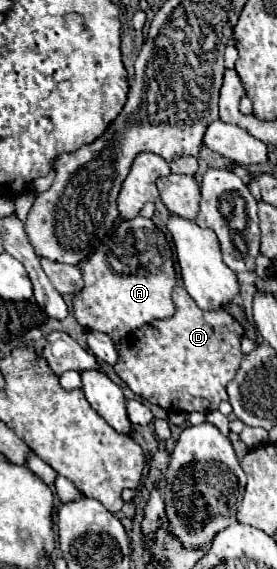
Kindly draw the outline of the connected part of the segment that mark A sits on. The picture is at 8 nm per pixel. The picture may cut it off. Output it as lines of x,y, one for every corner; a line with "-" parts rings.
136,216
132,220
118,222
112,236
82,264
82,276
84,276
84,288
72,300
74,316
84,328
104,332
114,342
118,342
126,334
138,330
140,326
144,326
156,318
168,318
170,314
174,314
174,302
170,298
170,294
176,286
172,252
170,252
170,246
166,242
164,234
148,218

